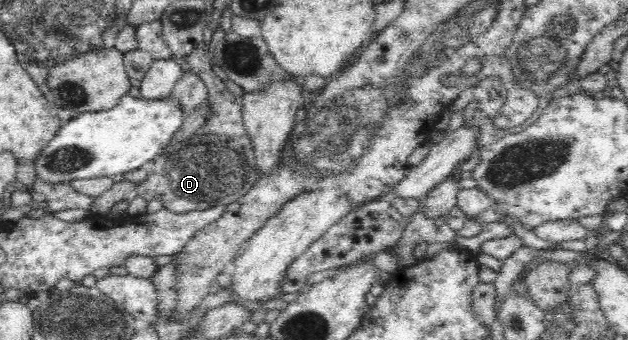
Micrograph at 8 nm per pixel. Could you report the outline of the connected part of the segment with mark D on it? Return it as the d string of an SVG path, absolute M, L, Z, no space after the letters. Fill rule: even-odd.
M200 46L191 55L184 57L190 65L192 73L199 76L208 91L206 99L208 114L204 124L187 139L175 141L171 147L165 149L164 153L157 155L148 167L147 179L137 182L137 187L135 187L135 192L139 198L146 202L159 200L163 204L163 208L169 212L188 213L189 211L209 209L221 205L229 206L239 197L246 195L259 179L259 175L255 171L254 149L250 137L247 135L247 130L242 124L242 98L235 98L225 88L222 79L215 75L209 64L209 56L206 51Z

